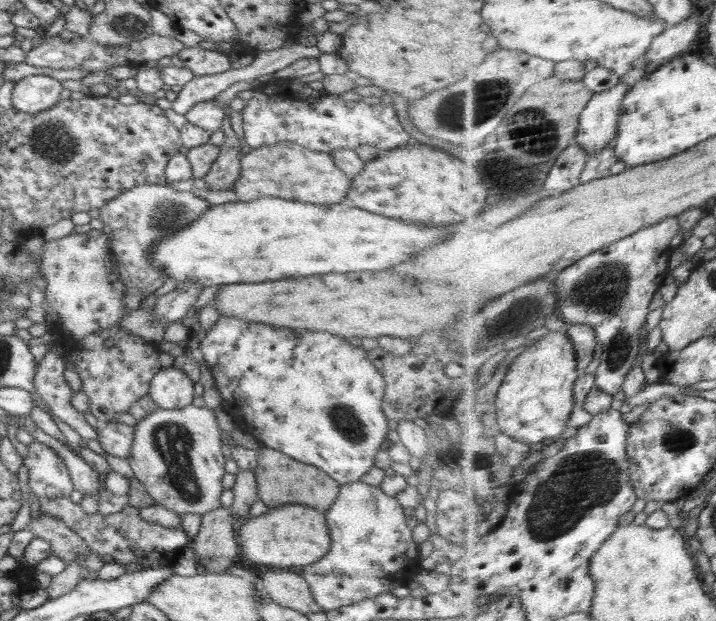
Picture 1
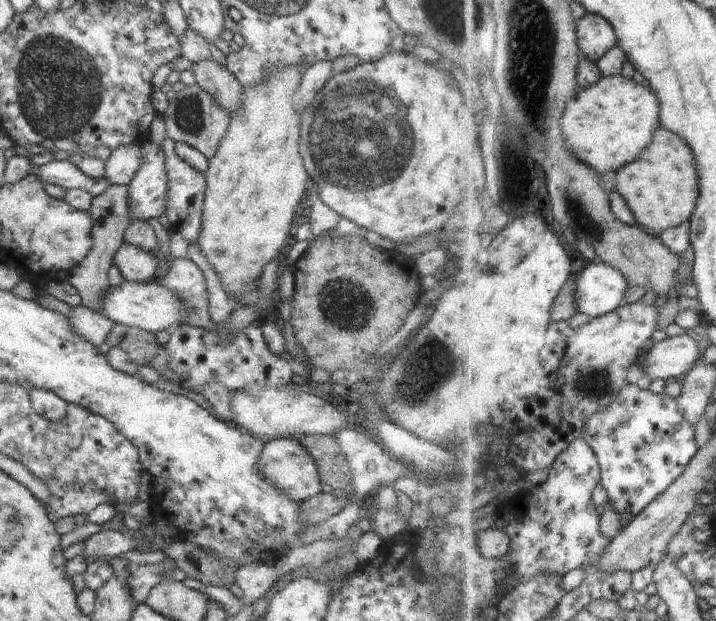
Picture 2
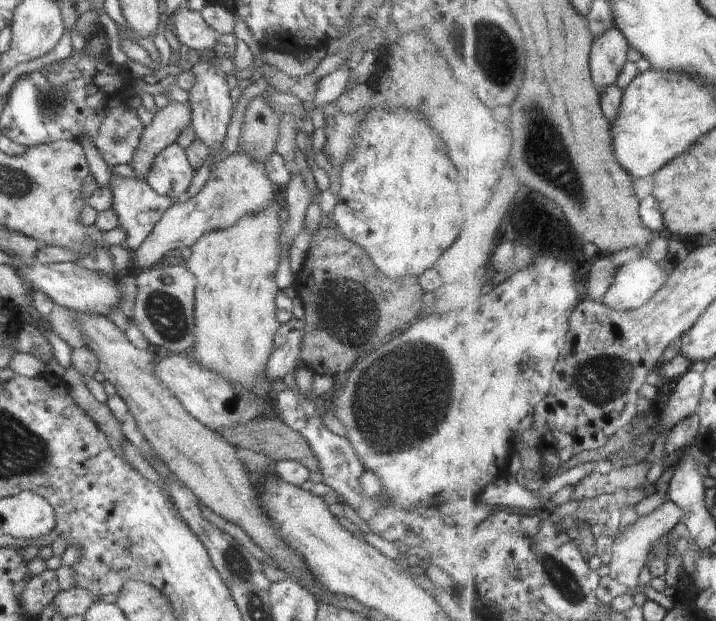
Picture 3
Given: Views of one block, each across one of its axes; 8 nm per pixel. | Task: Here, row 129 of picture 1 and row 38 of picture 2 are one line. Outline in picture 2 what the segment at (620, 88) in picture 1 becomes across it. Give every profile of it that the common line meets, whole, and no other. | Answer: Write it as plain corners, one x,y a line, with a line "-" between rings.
589,12
578,22
578,36
584,58
597,62
610,50
619,45
617,29
599,13

